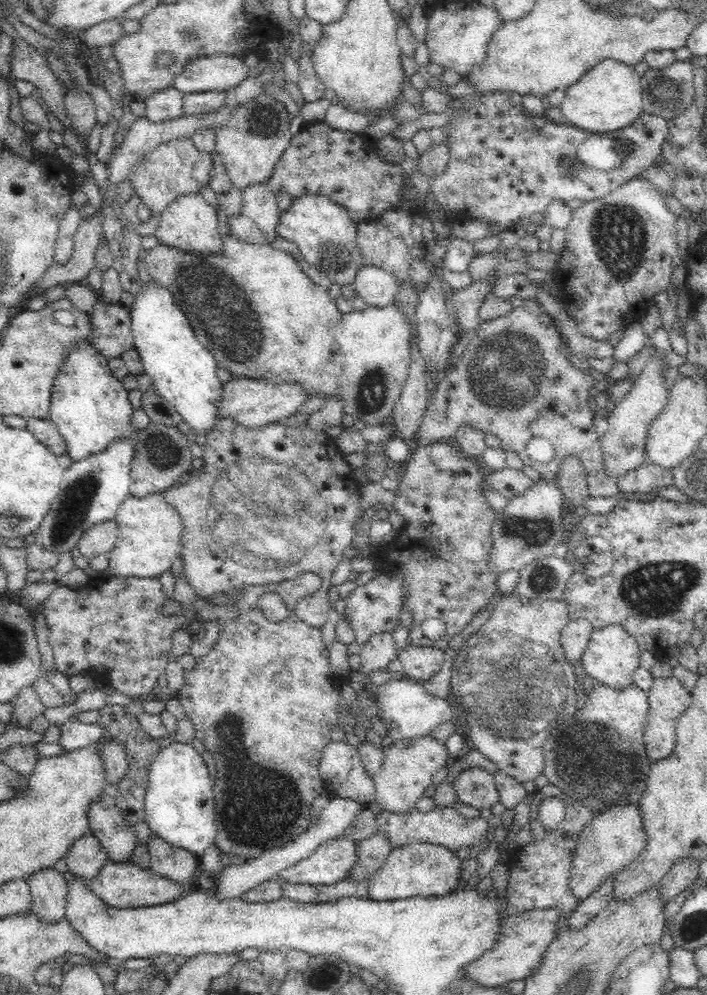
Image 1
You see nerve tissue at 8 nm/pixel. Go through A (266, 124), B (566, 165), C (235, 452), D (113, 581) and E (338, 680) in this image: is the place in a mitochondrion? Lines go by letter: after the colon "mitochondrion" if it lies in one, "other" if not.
A: mitochondrion
B: mitochondrion
C: other
D: other
E: other

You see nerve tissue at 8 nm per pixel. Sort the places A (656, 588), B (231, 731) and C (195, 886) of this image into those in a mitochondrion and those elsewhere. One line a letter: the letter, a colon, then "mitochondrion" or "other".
A: mitochondrion
B: mitochondrion
C: other

